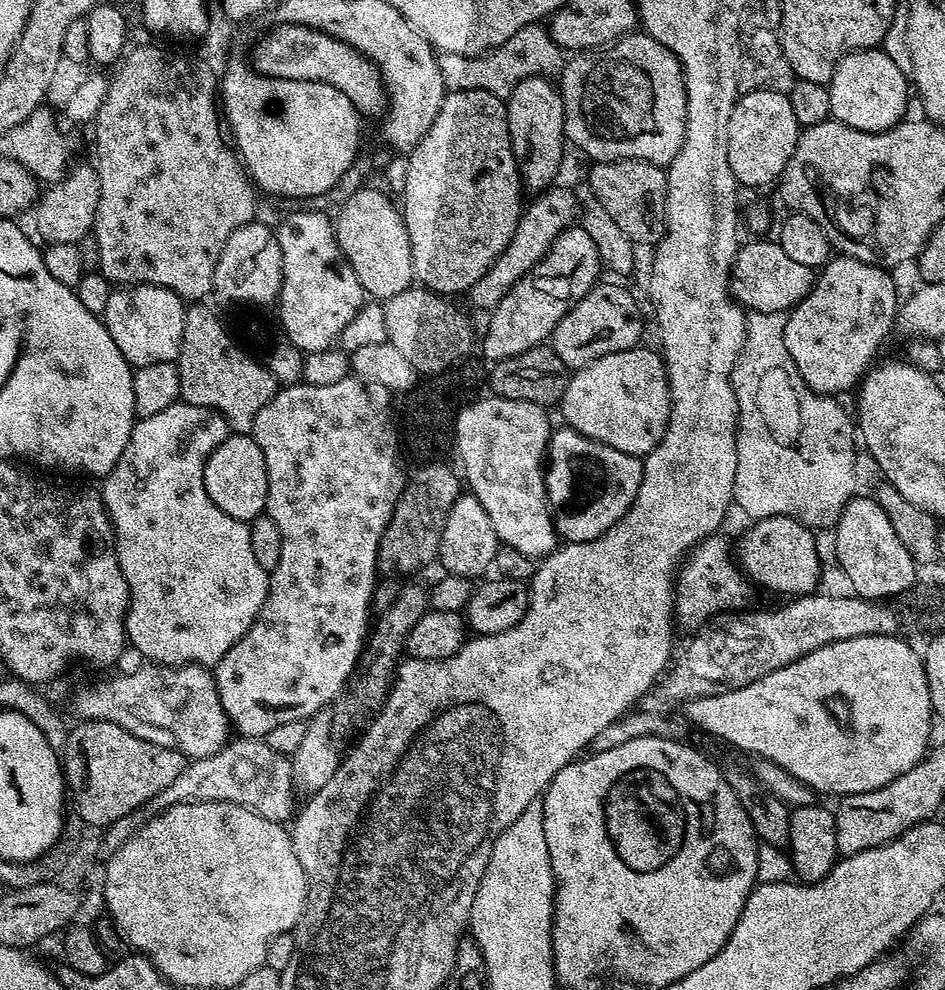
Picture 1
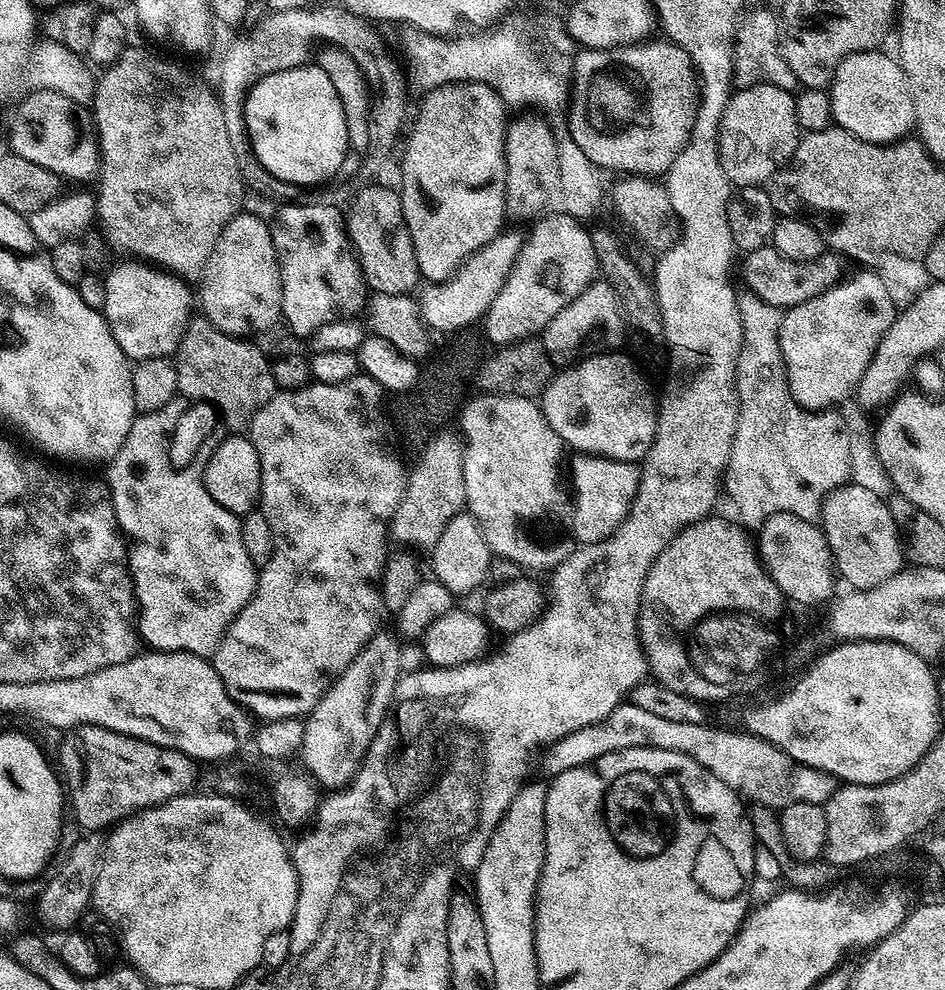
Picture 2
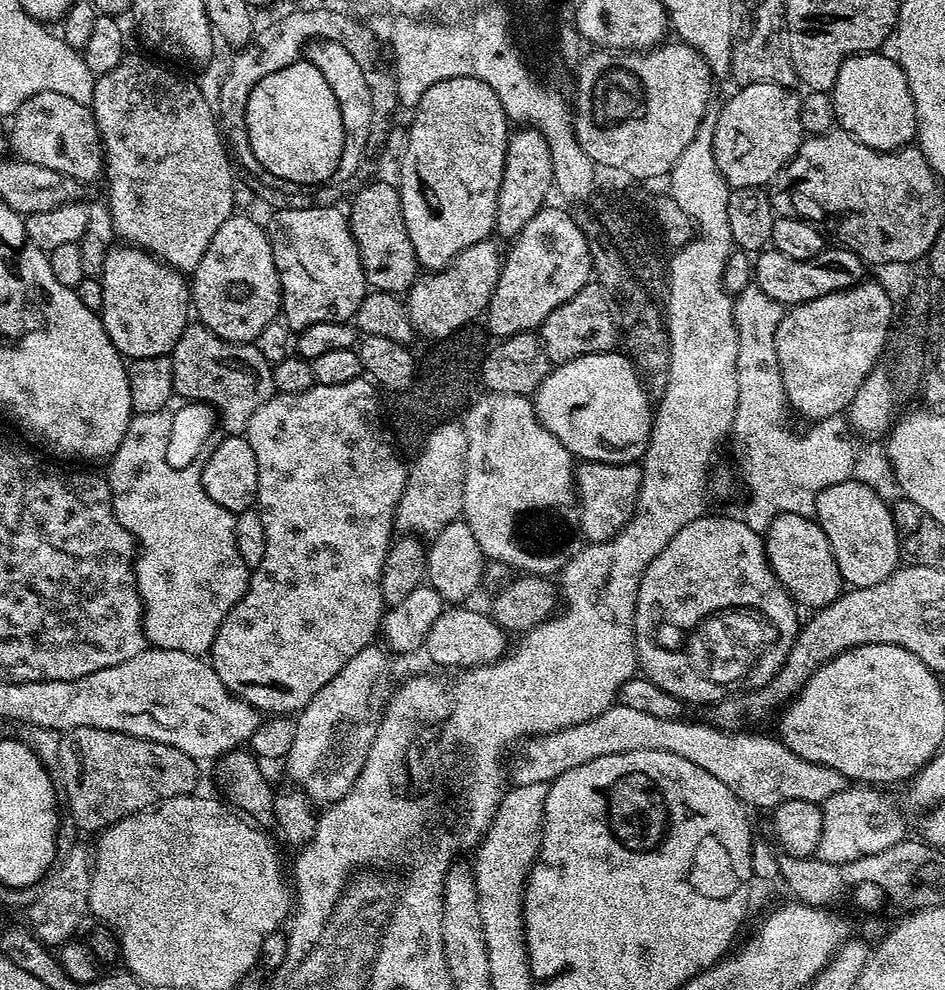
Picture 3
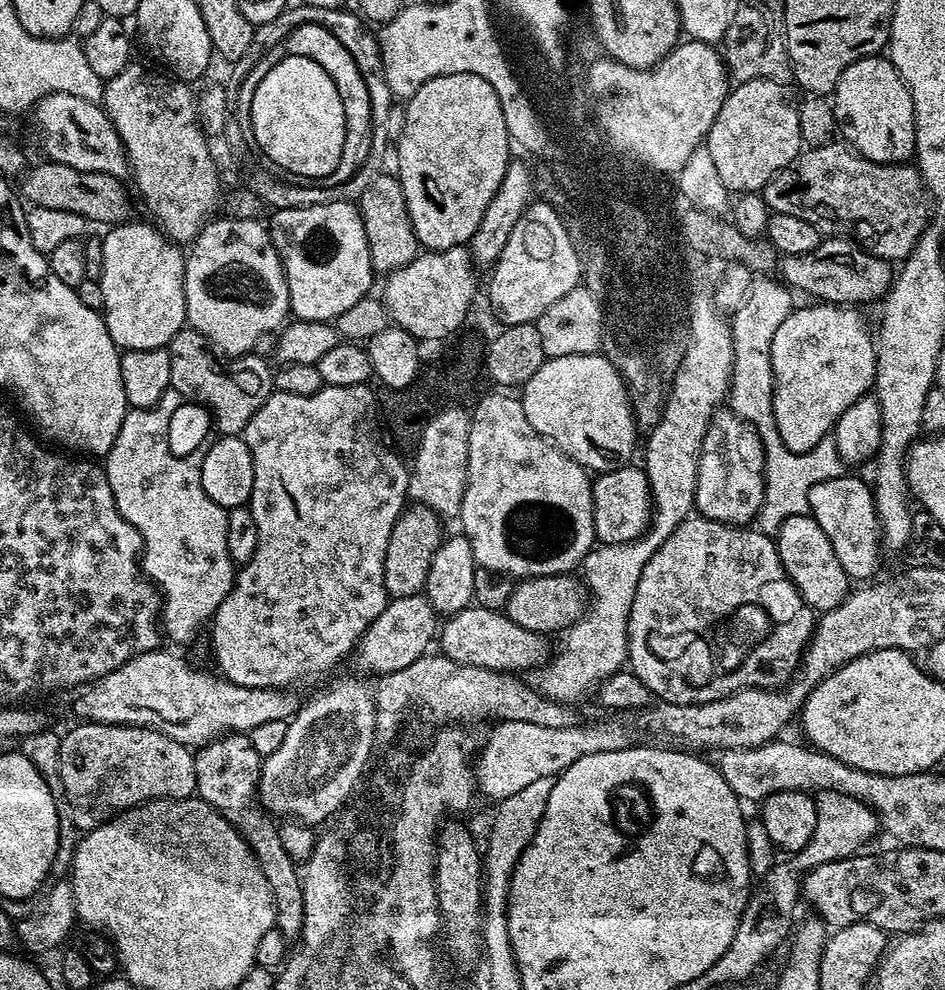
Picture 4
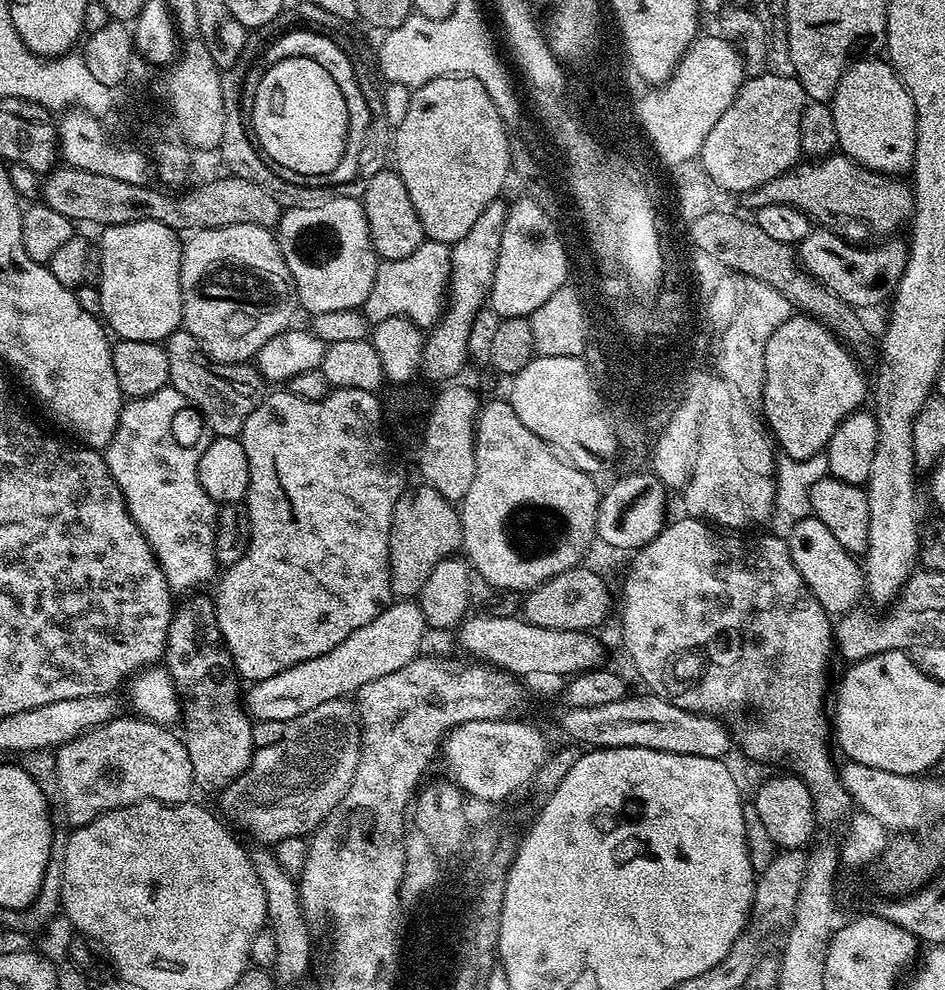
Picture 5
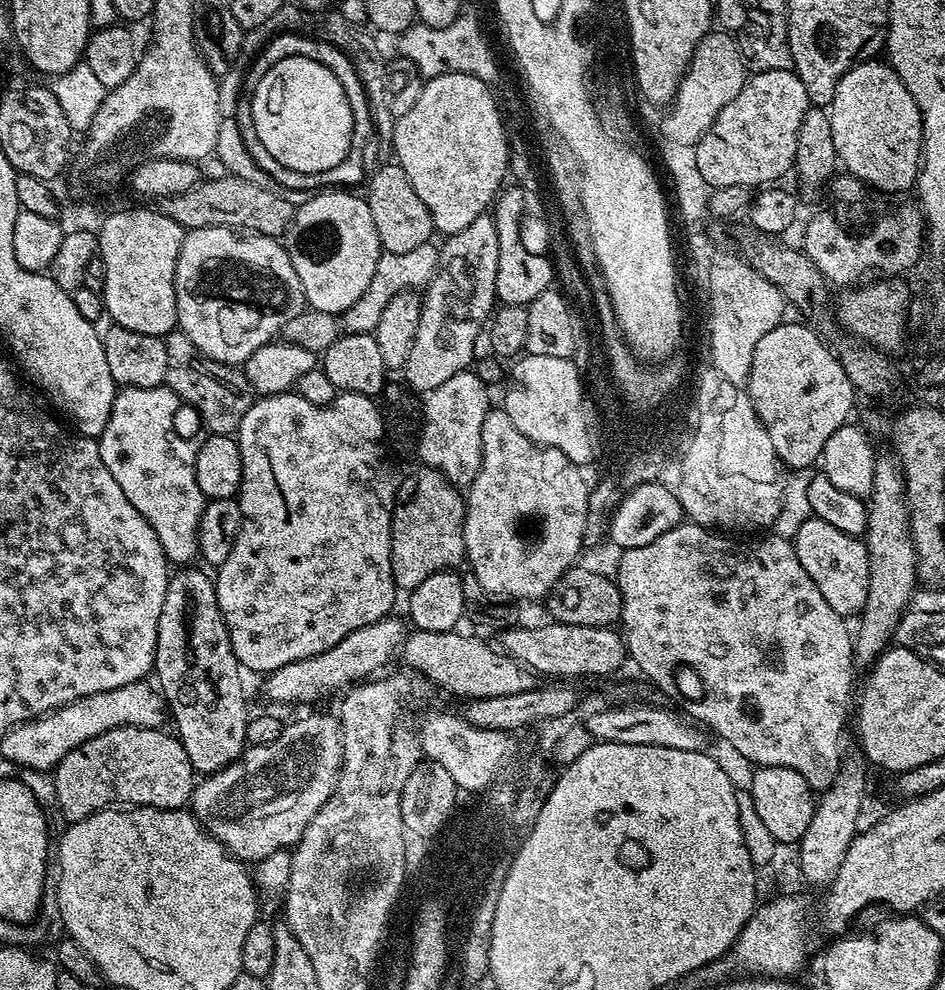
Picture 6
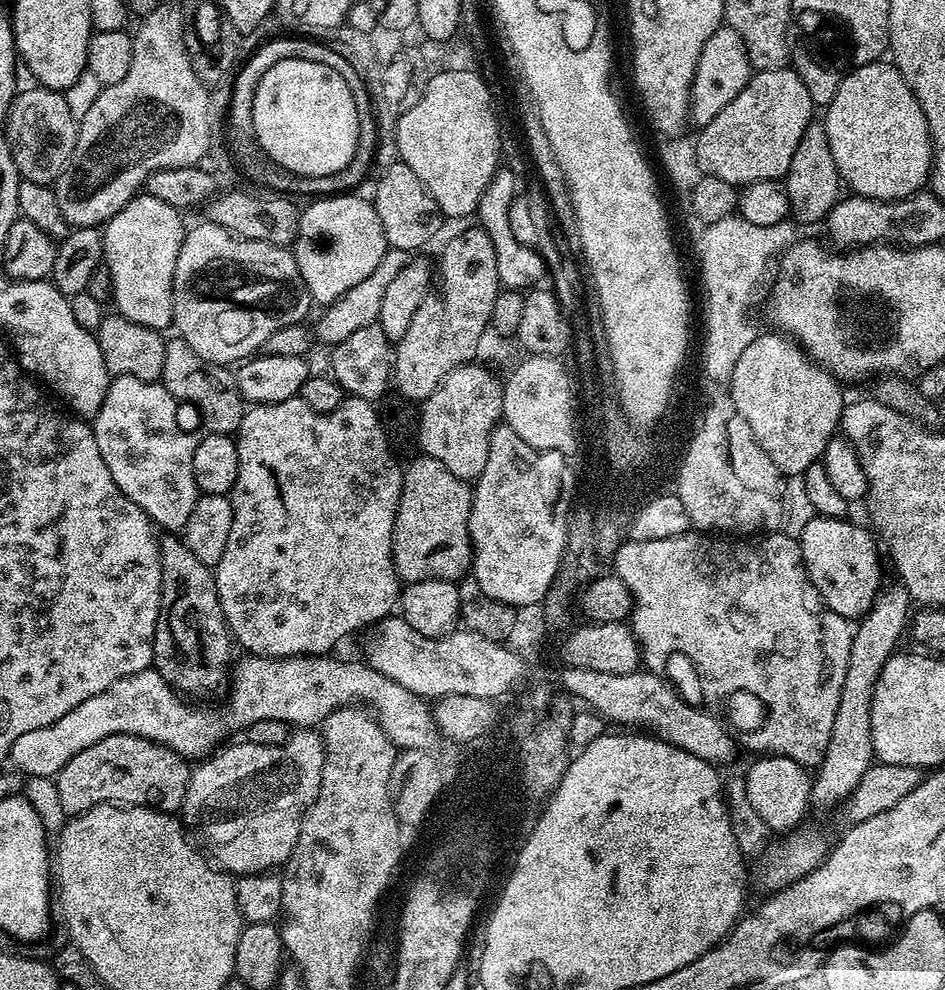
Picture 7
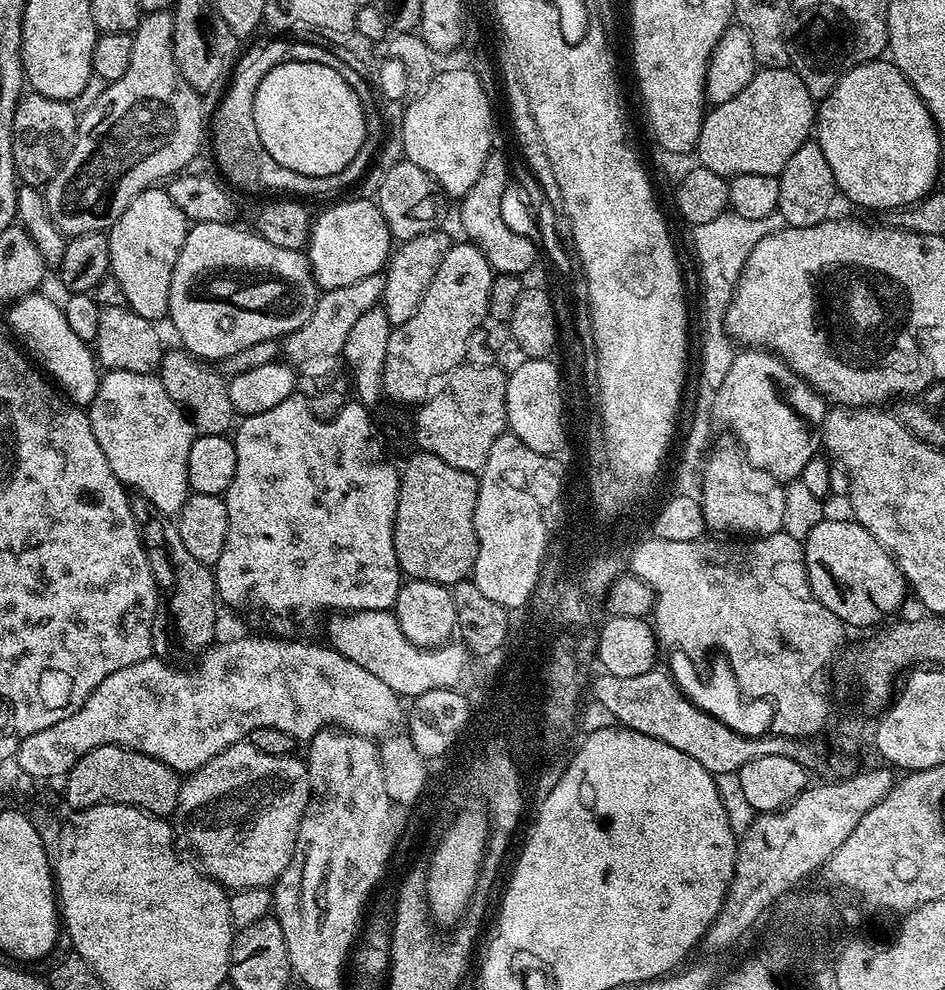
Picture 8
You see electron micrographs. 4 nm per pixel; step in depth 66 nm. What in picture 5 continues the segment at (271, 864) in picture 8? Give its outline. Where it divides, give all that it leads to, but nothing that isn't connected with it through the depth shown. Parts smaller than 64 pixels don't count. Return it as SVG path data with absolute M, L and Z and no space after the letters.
M348 698L322 702L291 721L282 742L253 751L248 769L219 793L223 815L264 846L291 836L307 837L346 794L359 757L360 718L355 703Z

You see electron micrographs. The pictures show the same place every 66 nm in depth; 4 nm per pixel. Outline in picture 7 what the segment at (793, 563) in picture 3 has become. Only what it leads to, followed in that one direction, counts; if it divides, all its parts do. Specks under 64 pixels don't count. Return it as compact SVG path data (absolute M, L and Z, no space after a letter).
M815 515L810 522L806 522L806 530L802 530L798 539L808 576L826 606L839 616L860 618L872 609L882 590L880 556L876 553L877 541L873 533L867 527L864 529L851 524L849 520Z

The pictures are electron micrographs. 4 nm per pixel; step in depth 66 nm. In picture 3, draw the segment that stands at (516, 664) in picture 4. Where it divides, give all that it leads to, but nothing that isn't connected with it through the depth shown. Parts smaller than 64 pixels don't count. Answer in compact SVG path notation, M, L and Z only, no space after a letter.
M448 606L444 613L430 626L430 634L425 638L422 648L436 664L451 670L478 668L481 664L492 664L501 660L509 651L509 633L497 626L487 611L475 612L468 606Z

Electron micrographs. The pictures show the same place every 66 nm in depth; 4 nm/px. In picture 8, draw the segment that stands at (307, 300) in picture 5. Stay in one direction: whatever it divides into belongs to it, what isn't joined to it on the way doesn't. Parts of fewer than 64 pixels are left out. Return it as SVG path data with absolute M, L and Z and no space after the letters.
M347 198L313 219L306 255L317 289L327 290L350 286L350 282L362 282L362 278L370 278L370 274L381 271L387 265L393 248L394 241L379 204Z

